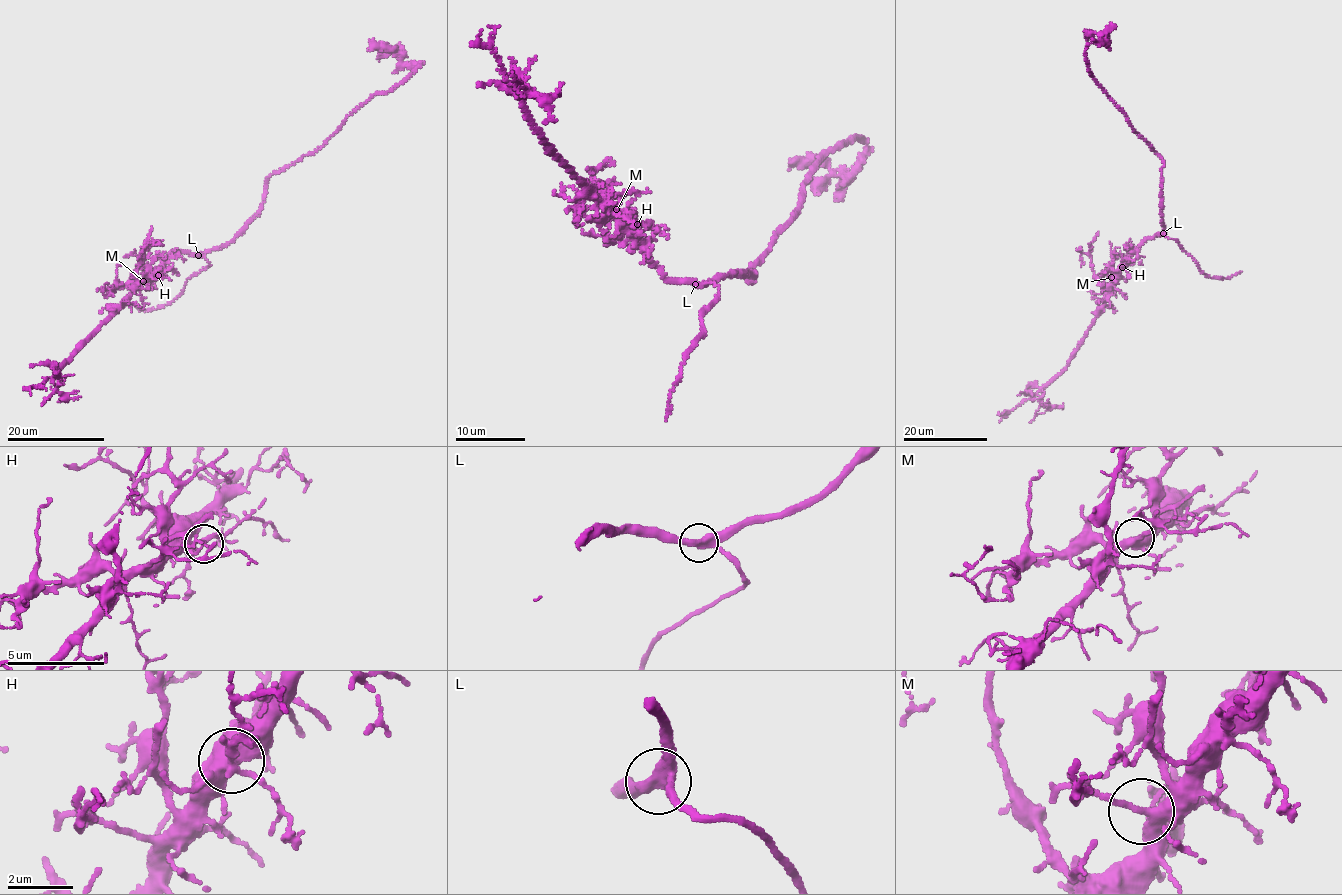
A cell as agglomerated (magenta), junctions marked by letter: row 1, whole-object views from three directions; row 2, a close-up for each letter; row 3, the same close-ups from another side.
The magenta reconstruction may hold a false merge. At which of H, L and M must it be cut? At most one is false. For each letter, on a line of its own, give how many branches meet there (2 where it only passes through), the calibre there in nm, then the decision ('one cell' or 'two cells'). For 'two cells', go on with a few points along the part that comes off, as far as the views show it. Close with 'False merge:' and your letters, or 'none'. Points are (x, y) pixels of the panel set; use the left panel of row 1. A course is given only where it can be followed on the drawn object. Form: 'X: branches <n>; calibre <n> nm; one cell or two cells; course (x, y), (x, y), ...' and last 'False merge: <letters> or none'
H: branches 3; calibre 180 nm; one cell
L: branches 3; calibre 340 nm; one cell
M: branches 3; calibre 280 nm; one cell
False merge: none

